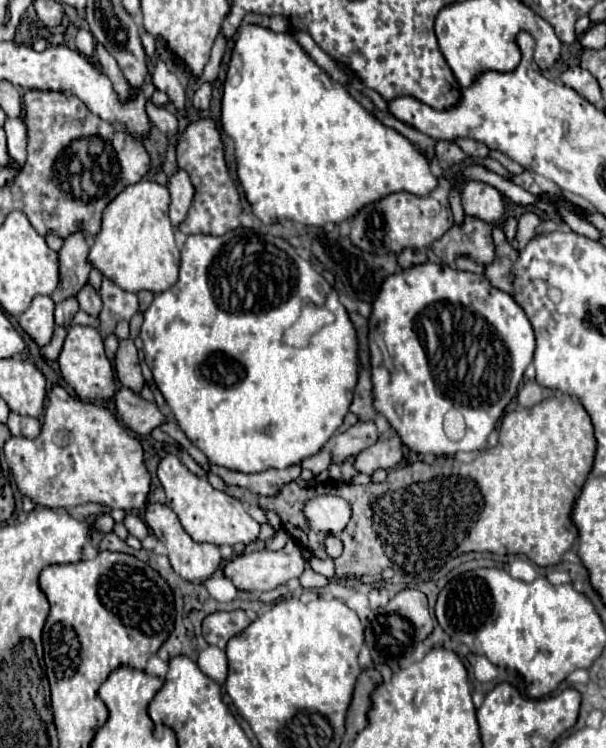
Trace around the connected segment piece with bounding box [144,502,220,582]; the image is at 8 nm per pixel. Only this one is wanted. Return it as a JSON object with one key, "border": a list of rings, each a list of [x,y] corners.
{"border":[[[152,502],[146,506],[146,514],[144,514],[144,522],[150,526],[150,530],[154,532],[154,536],[164,542],[164,546],[168,548],[168,558],[172,568],[186,580],[190,582],[204,582],[206,578],[212,576],[212,572],[220,566],[220,552],[218,546],[214,544],[198,544],[194,542],[186,530],[182,528],[176,512],[168,506],[168,504],[160,504],[160,502]]]}

